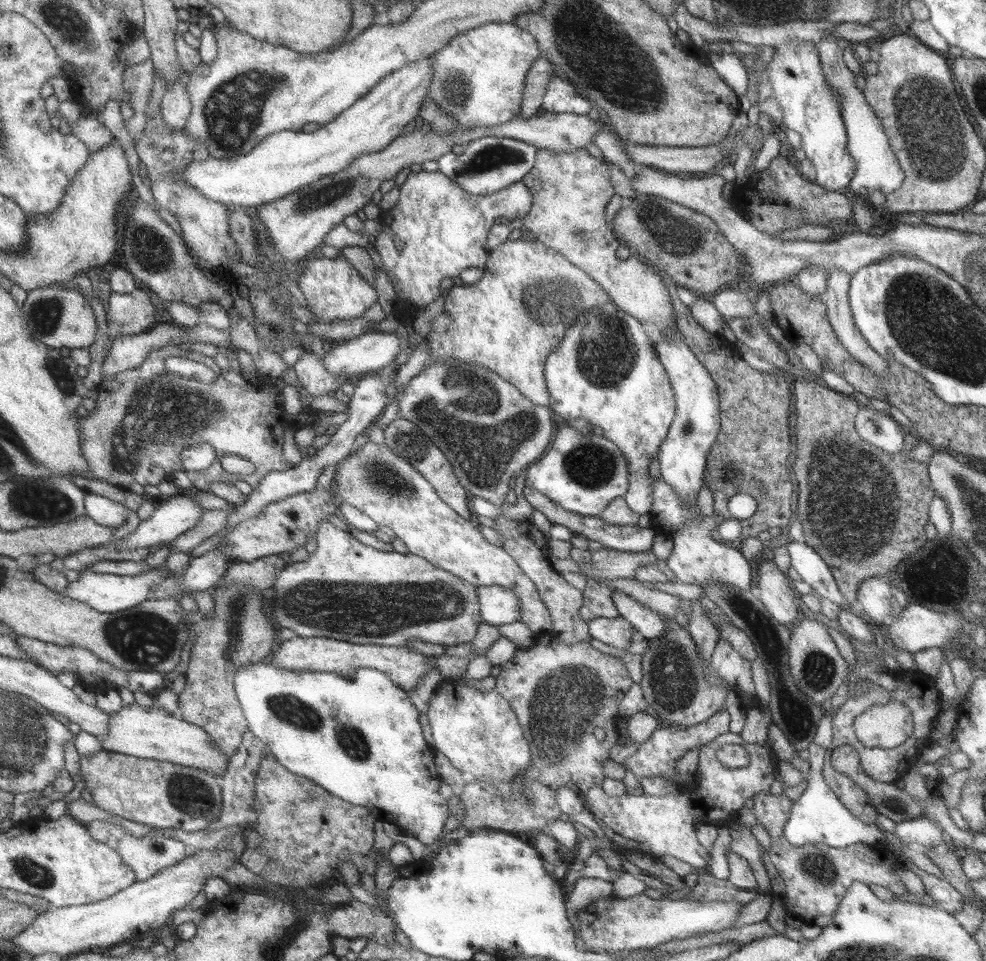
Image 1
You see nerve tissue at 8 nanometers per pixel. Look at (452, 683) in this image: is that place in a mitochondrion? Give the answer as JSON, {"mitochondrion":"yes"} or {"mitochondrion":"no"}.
{"mitochondrion":"no"}

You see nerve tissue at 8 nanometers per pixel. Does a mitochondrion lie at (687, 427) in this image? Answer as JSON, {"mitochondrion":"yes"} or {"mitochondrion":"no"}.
{"mitochondrion":"yes"}

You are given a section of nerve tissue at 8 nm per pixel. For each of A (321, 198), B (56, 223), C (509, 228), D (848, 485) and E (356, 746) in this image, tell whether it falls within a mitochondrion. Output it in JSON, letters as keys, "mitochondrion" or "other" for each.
{"A":"mitochondrion","B":"other","C":"other","D":"mitochondrion","E":"mitochondrion"}

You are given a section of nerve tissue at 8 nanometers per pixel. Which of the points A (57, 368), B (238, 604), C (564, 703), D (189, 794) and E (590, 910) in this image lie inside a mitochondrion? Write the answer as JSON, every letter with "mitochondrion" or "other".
{"A":"mitochondrion","B":"mitochondrion","C":"mitochondrion","D":"mitochondrion","E":"other"}

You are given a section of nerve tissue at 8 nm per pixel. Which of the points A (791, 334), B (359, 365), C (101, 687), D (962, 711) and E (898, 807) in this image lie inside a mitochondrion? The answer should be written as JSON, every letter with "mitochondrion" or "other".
{"A":"other","B":"other","C":"other","D":"other","E":"mitochondrion"}

